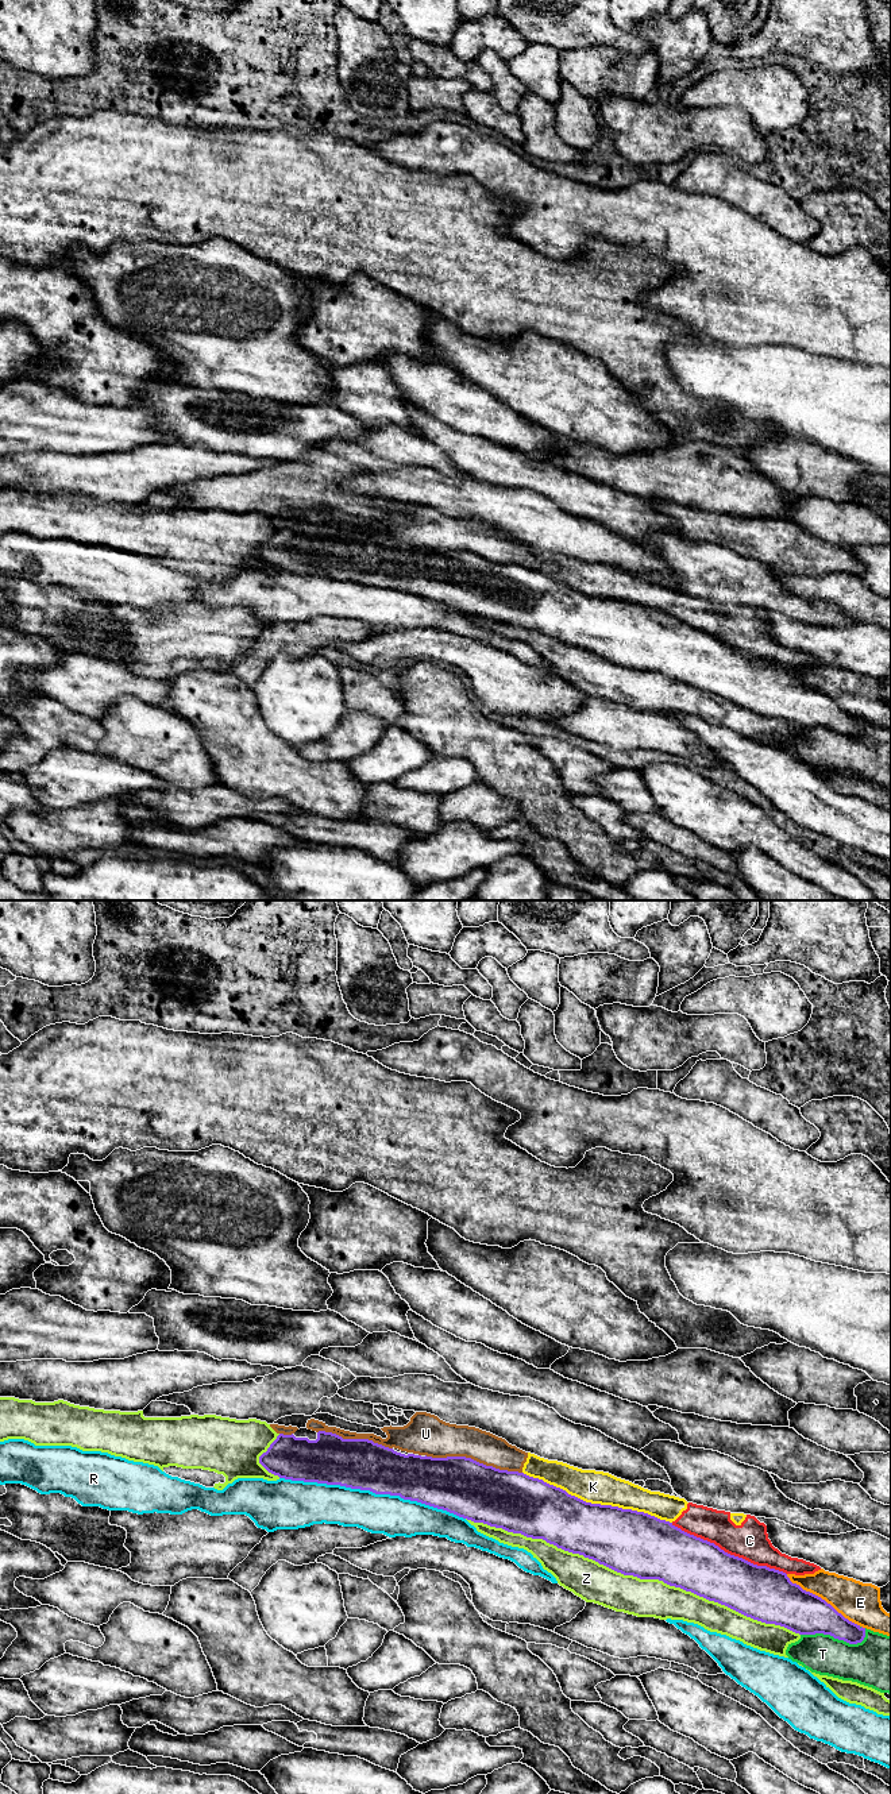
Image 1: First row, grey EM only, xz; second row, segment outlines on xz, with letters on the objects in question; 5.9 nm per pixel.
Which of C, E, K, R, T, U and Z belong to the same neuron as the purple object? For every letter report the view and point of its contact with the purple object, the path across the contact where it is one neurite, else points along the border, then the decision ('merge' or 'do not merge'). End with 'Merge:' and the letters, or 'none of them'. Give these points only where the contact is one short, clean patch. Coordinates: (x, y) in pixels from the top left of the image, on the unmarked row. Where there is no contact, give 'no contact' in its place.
C: xz (729, 647) | do not merge
E: xz (824, 693) | do not merge
K: xz (597, 597) | do not merge
R: xz (373, 585) | do not merge
T: xz (837, 730) | do not merge
U: xz (473, 552) | do not merge
Z: xz (633, 668) | do not merge
Merge: none of them

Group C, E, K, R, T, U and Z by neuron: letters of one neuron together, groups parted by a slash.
C K U / E / R / T / Z

